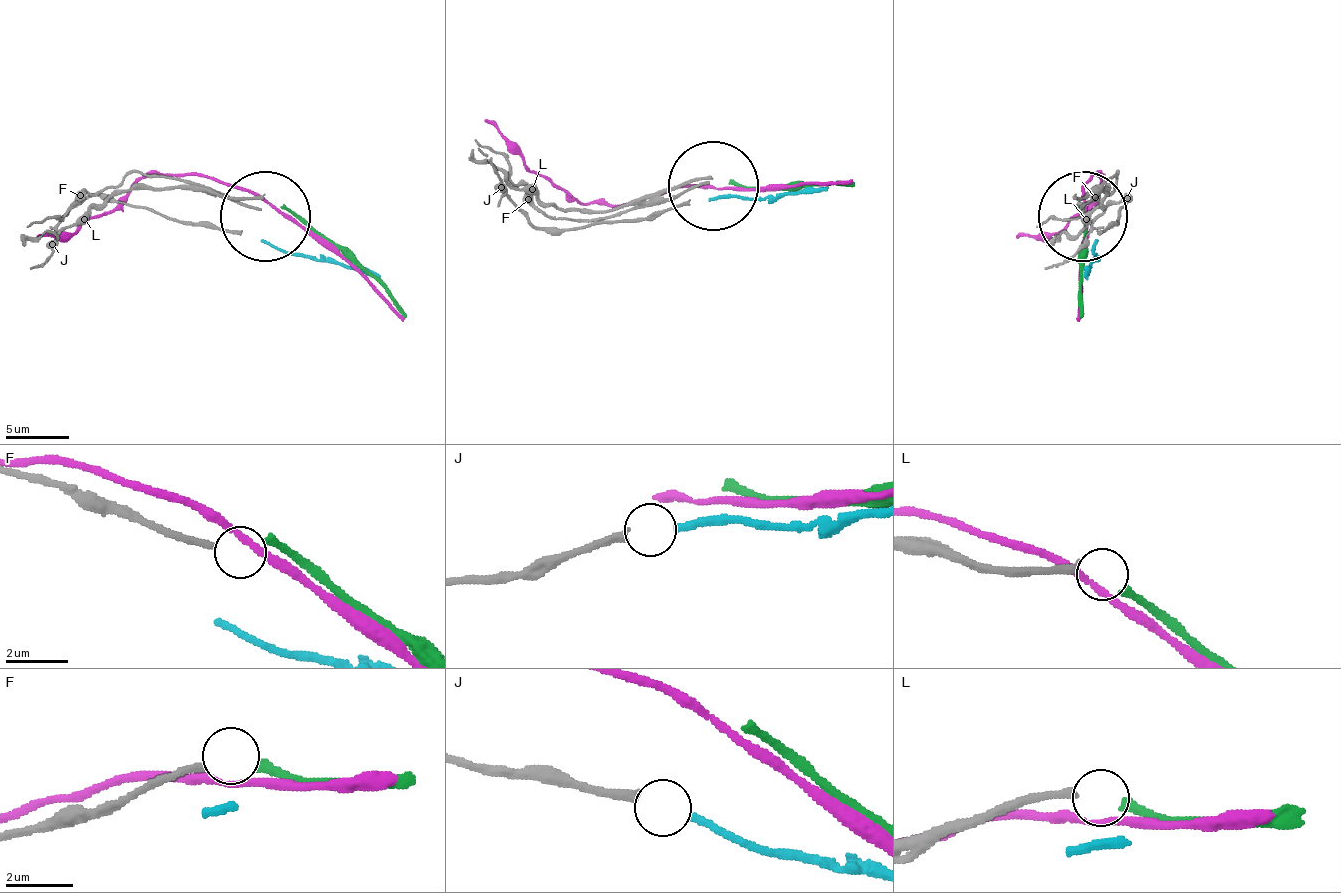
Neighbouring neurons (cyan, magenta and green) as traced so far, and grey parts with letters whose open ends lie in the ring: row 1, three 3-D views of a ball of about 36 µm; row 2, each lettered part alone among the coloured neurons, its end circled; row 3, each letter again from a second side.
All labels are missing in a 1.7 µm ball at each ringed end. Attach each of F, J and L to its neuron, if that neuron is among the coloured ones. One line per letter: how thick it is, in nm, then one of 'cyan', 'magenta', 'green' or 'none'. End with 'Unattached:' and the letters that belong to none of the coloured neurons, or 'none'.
F: 200 nm | none
J: 280 nm | cyan
L: 240 nm | green
Unattached: F

